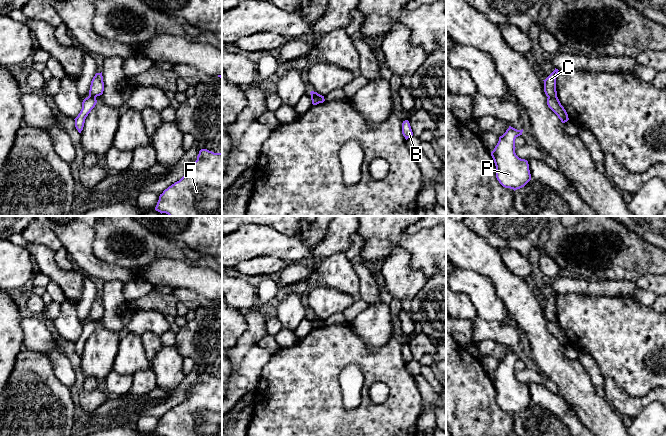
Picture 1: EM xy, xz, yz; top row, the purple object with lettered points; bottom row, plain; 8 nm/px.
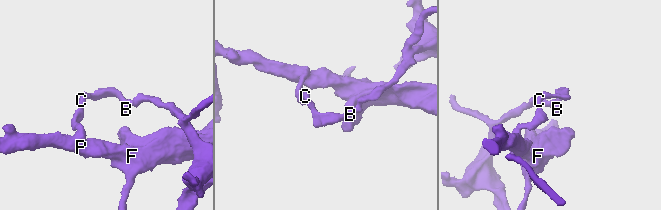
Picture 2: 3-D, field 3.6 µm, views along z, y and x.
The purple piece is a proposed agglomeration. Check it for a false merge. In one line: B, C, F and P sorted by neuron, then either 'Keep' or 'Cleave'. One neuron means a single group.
Groups: B C / F P. Cleave

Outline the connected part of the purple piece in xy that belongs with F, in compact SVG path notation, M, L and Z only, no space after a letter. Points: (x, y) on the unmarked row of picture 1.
M201 373L187 397L159 420L158 436L222 436L222 377Z

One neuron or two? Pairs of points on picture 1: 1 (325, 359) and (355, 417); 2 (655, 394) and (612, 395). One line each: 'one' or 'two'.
1: one
2: one

